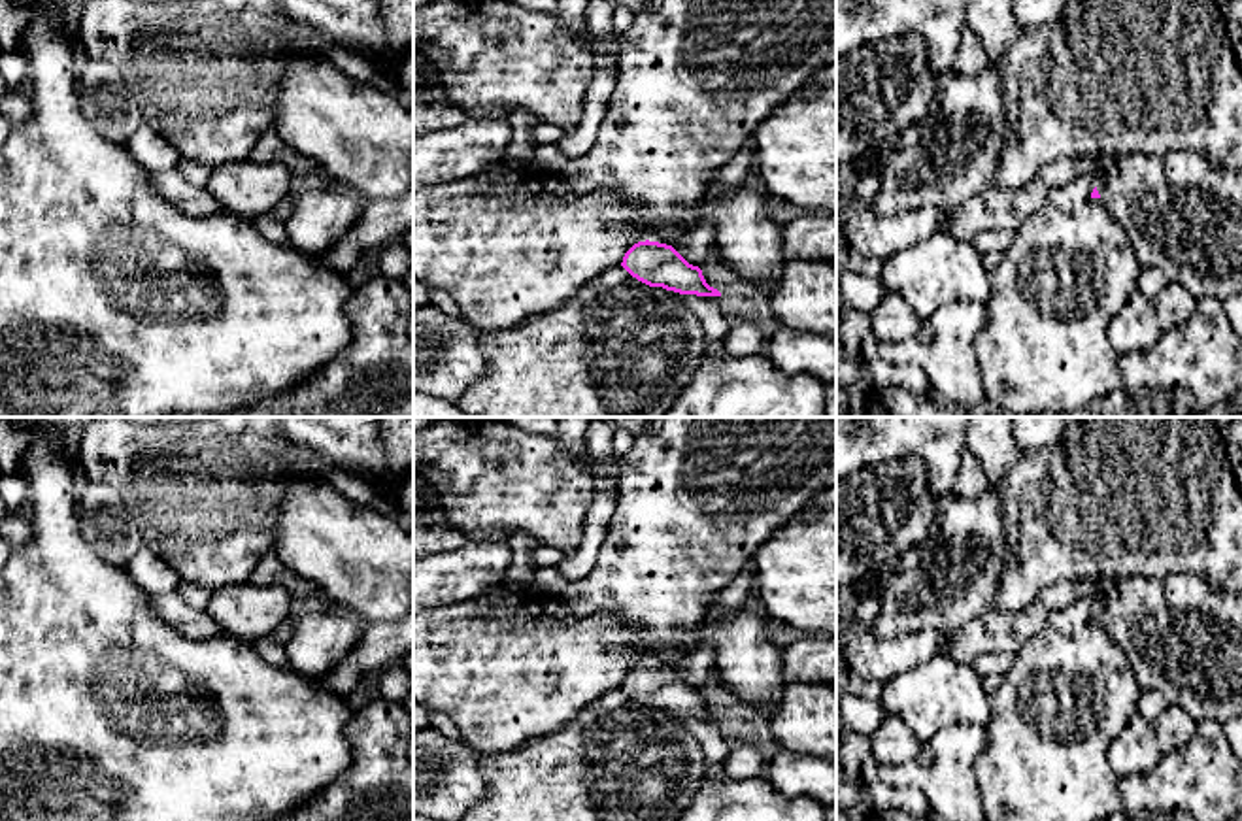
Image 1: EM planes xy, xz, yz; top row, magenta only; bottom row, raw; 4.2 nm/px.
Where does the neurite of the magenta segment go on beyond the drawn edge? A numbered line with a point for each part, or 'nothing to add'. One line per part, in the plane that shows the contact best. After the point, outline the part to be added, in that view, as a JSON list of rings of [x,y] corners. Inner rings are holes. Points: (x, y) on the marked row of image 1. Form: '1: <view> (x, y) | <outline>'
1: yz (1071, 197) | [[[1078,176],[1066,185],[1049,187],[1048,202],[1063,209],[1065,213],[1072,213],[1091,198],[1093,189],[1095,189],[1093,177]]]

